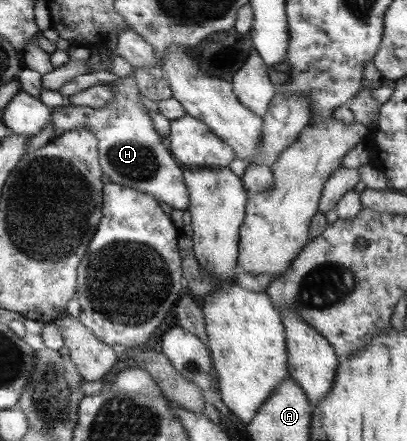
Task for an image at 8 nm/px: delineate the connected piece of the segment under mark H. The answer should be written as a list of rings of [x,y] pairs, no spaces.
[[[133,73],[128,77],[123,77],[112,83],[104,83],[109,85],[109,89],[113,94],[112,103],[108,103],[106,107],[84,108],[84,107],[64,107],[60,111],[56,108],[52,111],[52,127],[53,129],[62,129],[62,131],[74,130],[76,128],[86,128],[92,134],[96,135],[99,143],[99,162],[103,168],[104,175],[110,179],[110,182],[120,184],[122,187],[135,188],[138,191],[147,192],[148,195],[155,195],[156,199],[166,203],[172,209],[186,210],[190,203],[190,193],[187,191],[187,184],[182,181],[182,173],[180,167],[176,165],[176,161],[170,157],[170,151],[164,149],[160,137],[156,135],[156,131],[152,129],[152,123],[148,119],[148,115],[142,109],[142,102],[139,100],[140,93],[137,91]]]

